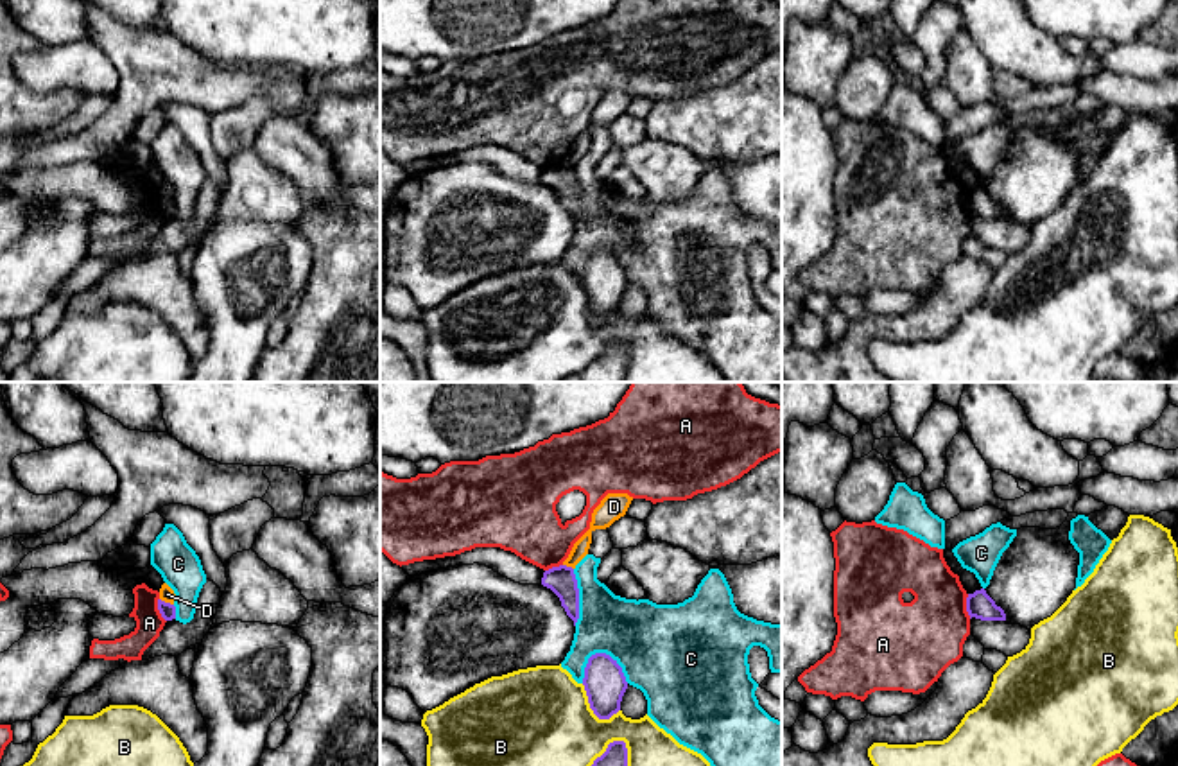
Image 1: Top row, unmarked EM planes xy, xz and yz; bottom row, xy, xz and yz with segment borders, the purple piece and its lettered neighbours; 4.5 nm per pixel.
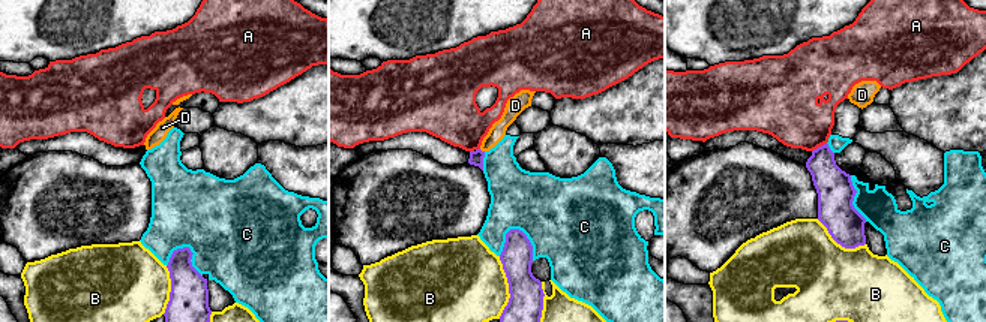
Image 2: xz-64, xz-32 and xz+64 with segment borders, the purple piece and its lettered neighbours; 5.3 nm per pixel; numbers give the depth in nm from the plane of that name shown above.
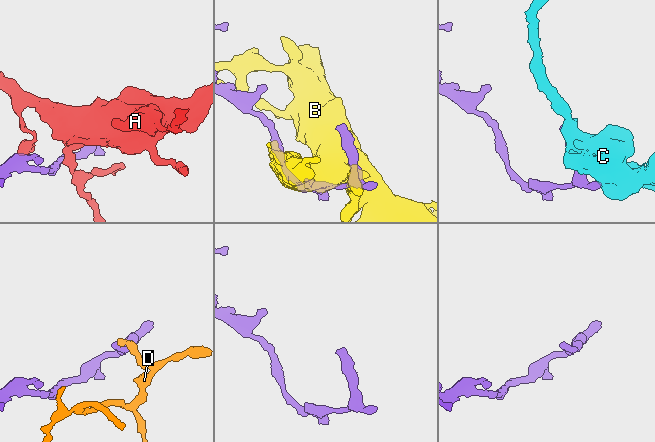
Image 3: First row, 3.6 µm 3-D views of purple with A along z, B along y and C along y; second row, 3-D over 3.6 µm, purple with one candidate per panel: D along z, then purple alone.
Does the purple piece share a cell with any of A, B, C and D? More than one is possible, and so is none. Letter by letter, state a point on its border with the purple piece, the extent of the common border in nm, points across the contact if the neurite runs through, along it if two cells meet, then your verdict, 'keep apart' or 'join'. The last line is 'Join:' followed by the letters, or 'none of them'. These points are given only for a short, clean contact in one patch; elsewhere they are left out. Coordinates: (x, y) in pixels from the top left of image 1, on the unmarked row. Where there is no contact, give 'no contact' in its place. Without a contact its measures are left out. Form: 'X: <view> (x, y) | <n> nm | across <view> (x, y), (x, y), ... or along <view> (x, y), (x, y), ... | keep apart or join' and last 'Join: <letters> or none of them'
A: yz (967, 205) | 110 nm | along yz (967, 192), (967, 212), (970, 216) | keep apart
B: xz (592, 307) | 220 nm | keep apart
C: xz (612, 257) | 220 nm | keep apart
D: xy (167, 201) | 70 nm | along xy (160, 196), (173, 203) | keep apart
Join: none of them

